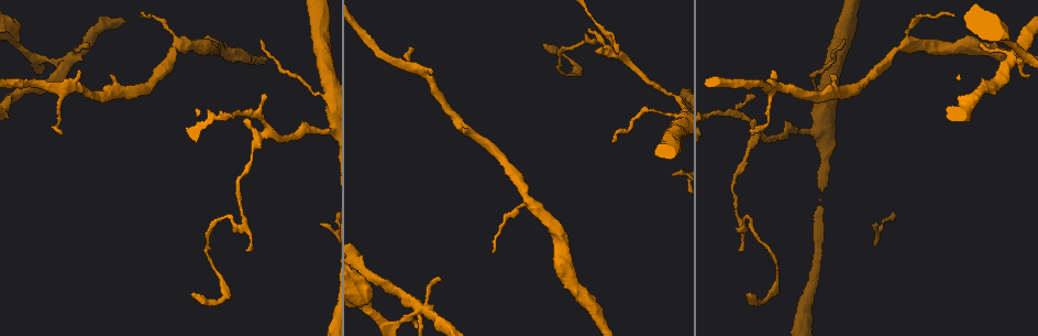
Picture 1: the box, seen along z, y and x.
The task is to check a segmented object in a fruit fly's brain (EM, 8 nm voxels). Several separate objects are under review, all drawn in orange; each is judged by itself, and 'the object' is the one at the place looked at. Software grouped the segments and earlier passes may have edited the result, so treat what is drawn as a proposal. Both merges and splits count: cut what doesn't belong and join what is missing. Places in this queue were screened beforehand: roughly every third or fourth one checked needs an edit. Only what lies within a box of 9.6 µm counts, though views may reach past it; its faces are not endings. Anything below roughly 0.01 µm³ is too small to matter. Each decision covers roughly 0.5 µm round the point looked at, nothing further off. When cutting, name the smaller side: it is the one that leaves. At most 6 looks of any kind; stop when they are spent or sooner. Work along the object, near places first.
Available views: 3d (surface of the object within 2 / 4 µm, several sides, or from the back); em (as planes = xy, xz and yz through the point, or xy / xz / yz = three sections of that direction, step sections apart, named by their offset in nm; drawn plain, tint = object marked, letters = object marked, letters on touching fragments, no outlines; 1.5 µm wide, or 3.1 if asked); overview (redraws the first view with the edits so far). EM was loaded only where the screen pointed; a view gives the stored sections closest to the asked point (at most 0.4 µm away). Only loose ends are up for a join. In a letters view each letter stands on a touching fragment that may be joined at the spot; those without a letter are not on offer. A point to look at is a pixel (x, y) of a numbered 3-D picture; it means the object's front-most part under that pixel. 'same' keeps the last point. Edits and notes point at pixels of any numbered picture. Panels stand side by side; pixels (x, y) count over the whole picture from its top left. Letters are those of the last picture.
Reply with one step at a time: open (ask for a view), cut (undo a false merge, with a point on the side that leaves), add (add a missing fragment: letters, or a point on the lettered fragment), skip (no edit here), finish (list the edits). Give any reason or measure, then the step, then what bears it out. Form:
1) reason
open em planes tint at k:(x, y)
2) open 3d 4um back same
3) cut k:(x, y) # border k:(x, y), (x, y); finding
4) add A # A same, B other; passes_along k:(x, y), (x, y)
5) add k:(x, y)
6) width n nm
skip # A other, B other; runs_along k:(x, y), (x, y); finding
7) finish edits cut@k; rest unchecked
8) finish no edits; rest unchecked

free end
open em yz step 8 plain at 1:(739, 249)

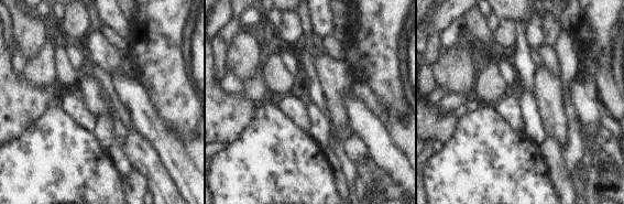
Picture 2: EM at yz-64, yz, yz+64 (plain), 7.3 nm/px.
open em yz step 8 letters same

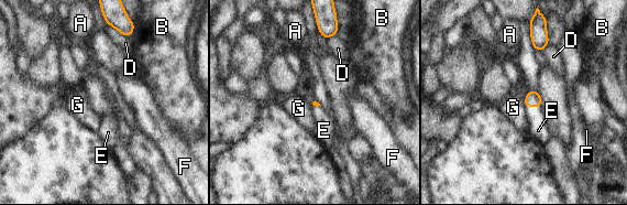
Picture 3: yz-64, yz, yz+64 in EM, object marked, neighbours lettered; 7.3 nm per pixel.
add E # A other, B other, D other, E same, F other, G other; it goes on there

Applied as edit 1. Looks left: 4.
three arms meet
open em yz step 4 tint at 1:(763, 135)

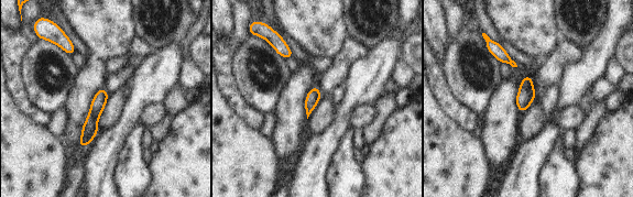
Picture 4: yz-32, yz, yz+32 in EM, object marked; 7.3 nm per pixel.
open em planes letters same

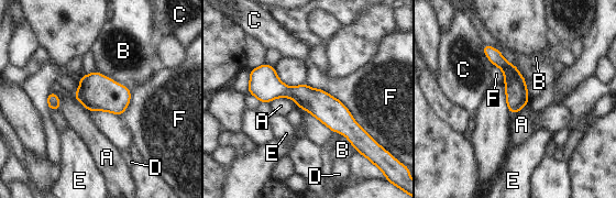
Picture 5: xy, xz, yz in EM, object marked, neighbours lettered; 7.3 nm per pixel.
skip # A other, B other, C other, D other, E other, F other; runs_along 5:(264, 98), (300, 94), (381, 152); one cell here

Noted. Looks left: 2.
an open end
open 3d 4um at 1:(413, 51)

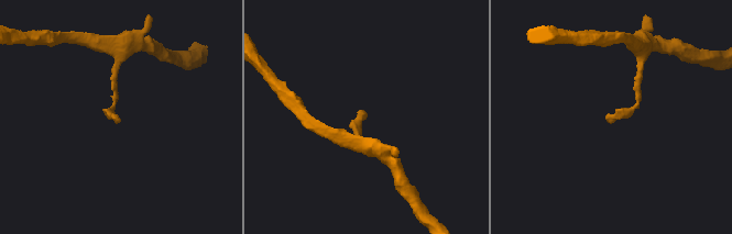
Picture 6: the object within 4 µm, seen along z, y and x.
open em planes letters at 6:(118, 120)

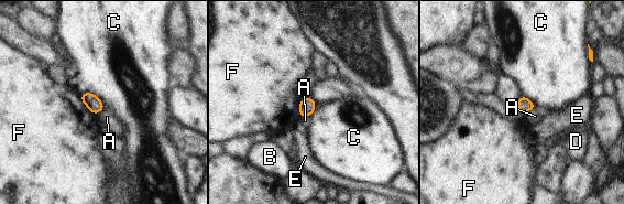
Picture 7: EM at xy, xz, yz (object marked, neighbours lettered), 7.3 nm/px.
width 110 nm; longest_contact C 200 nm
skip # A other, B other, C other, D other, E other, F other; no lettered fragment goes on from it

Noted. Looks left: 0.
finish edits add@3; rest unchecked

